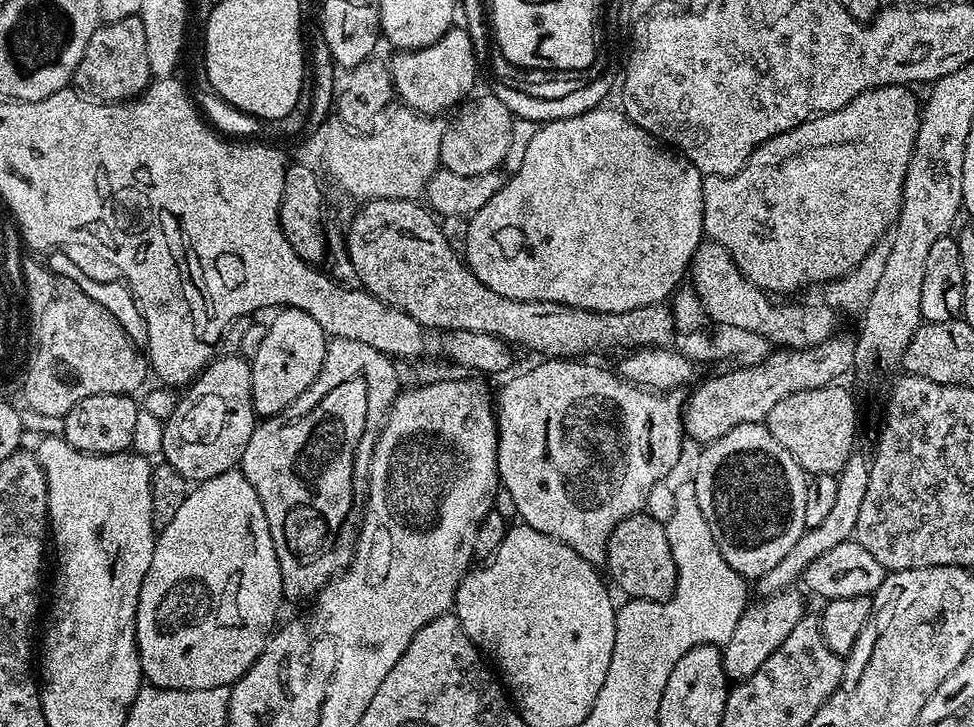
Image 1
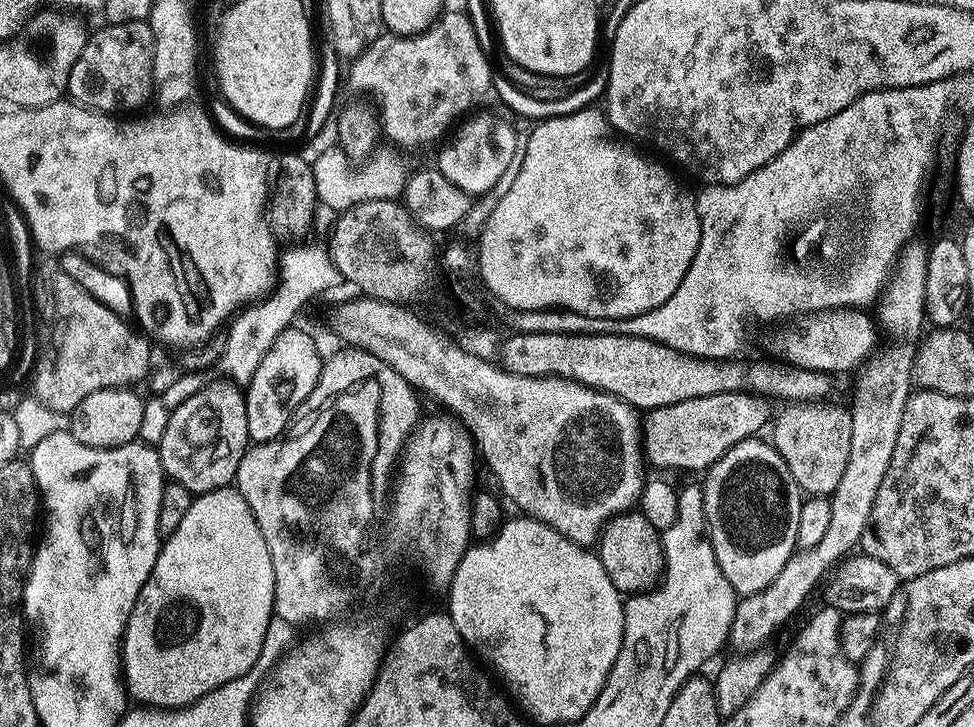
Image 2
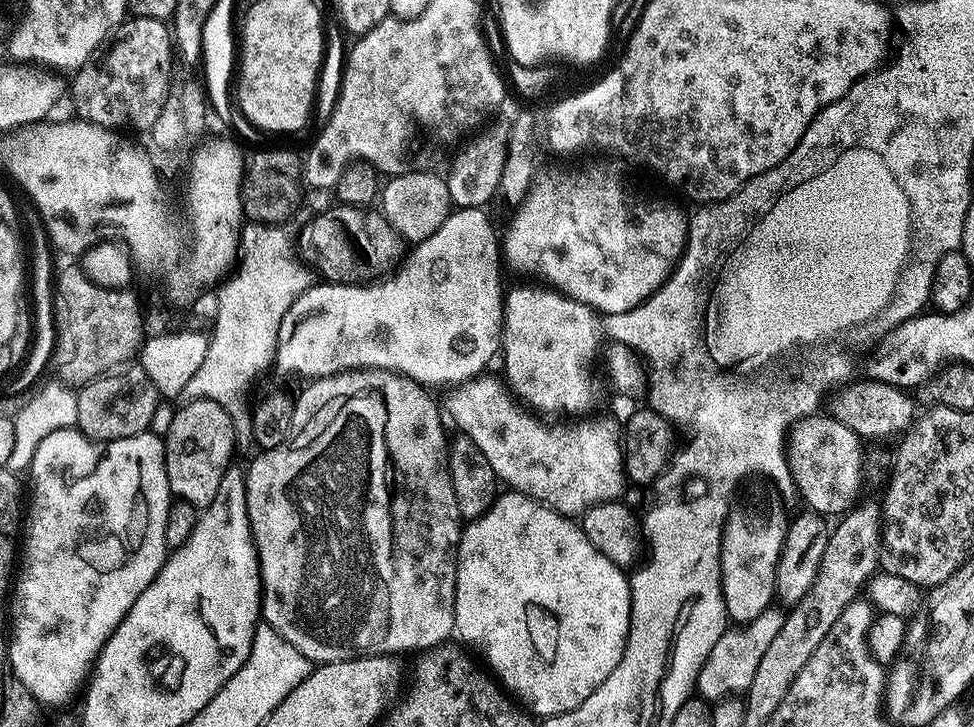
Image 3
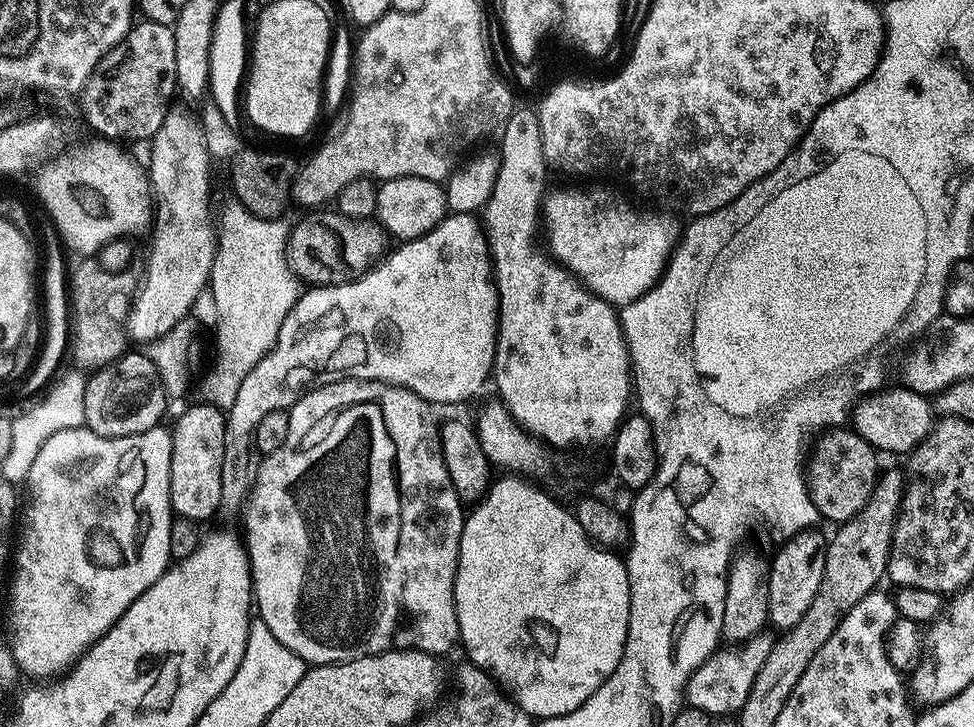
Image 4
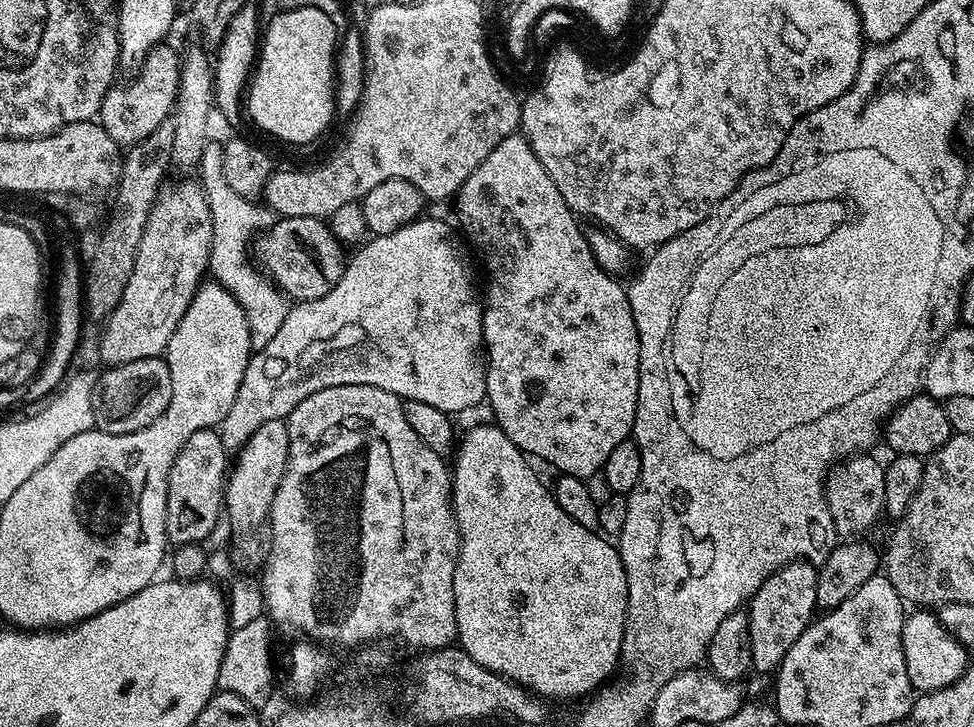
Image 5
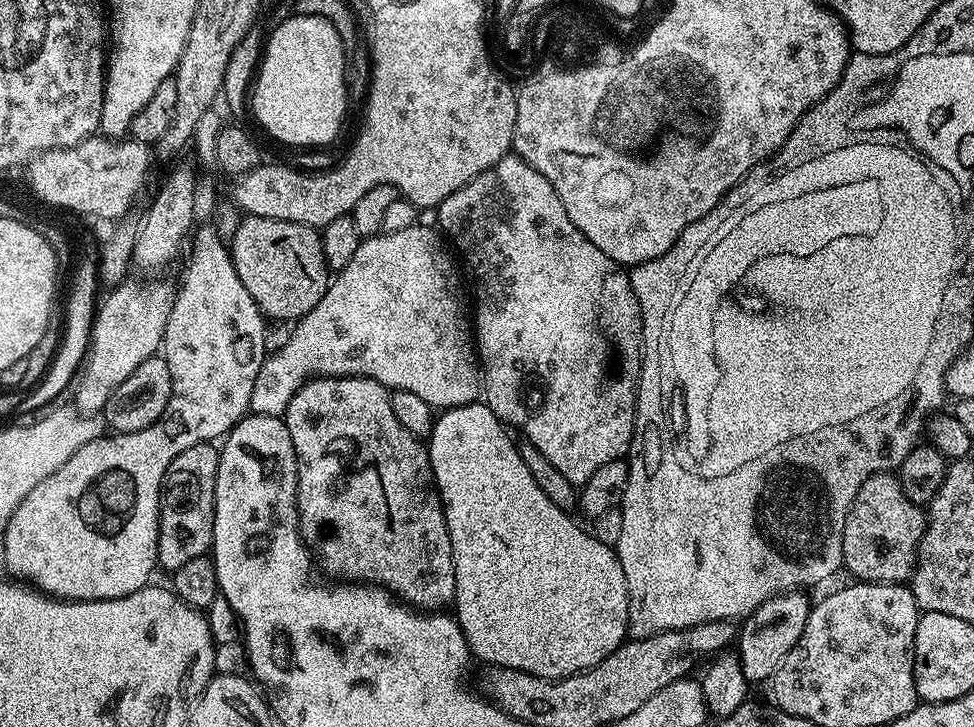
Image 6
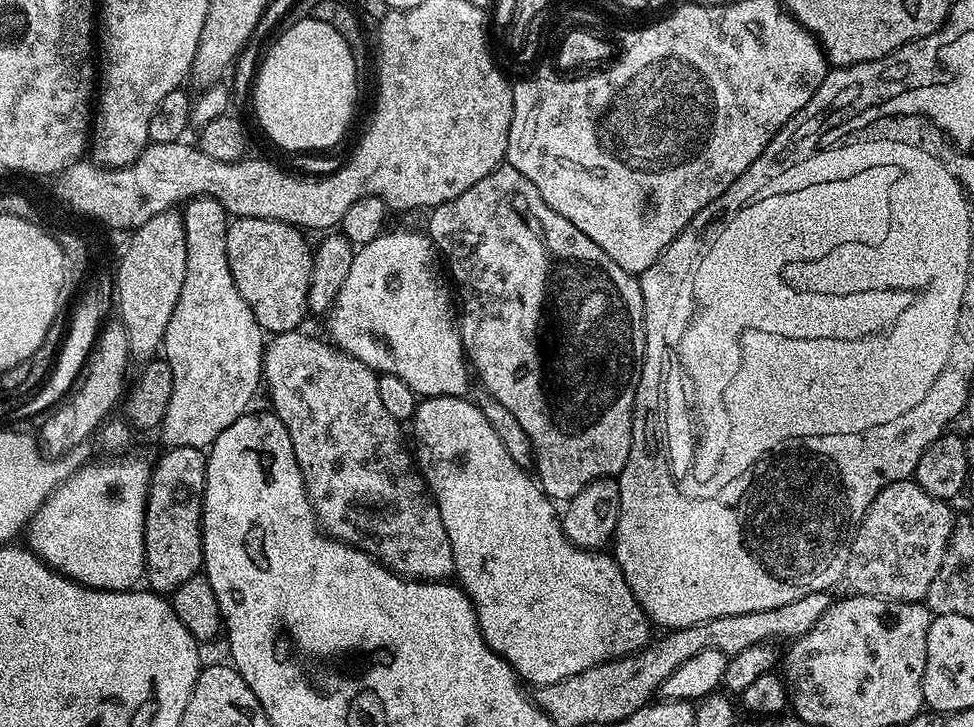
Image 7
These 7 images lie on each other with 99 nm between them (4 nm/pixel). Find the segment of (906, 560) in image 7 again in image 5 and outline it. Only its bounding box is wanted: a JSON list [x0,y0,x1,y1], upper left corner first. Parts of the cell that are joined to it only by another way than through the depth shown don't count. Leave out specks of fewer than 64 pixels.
[824,454,885,538]

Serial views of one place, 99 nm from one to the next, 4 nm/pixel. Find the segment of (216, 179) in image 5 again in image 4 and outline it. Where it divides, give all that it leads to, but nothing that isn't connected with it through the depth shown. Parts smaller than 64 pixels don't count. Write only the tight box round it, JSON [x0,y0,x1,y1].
[206,200,300,410]

